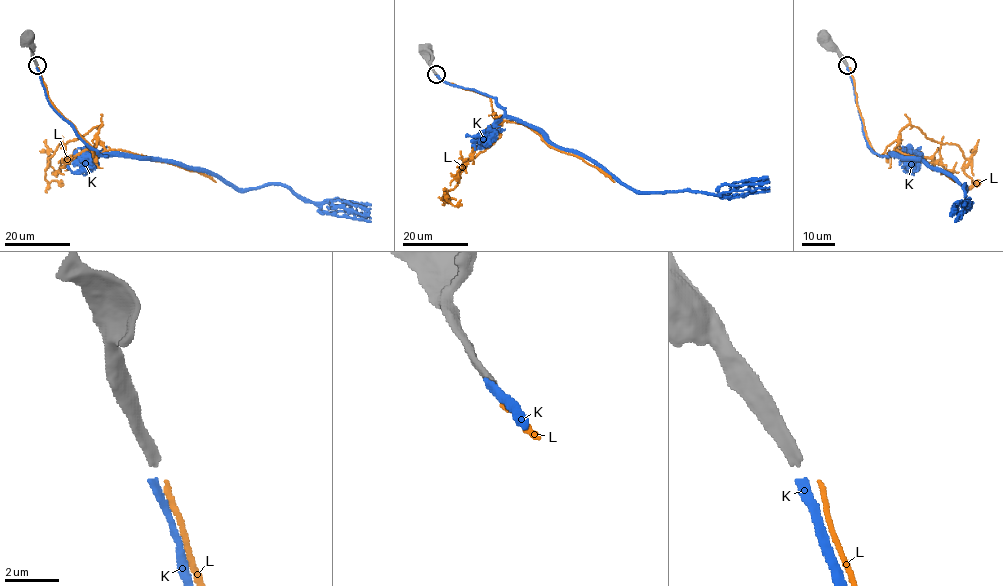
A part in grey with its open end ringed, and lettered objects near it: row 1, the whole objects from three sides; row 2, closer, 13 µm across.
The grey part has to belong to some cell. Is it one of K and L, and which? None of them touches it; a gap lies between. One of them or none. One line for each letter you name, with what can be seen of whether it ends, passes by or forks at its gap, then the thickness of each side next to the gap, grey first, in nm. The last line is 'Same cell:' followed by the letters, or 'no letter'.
Same cell: no letter

